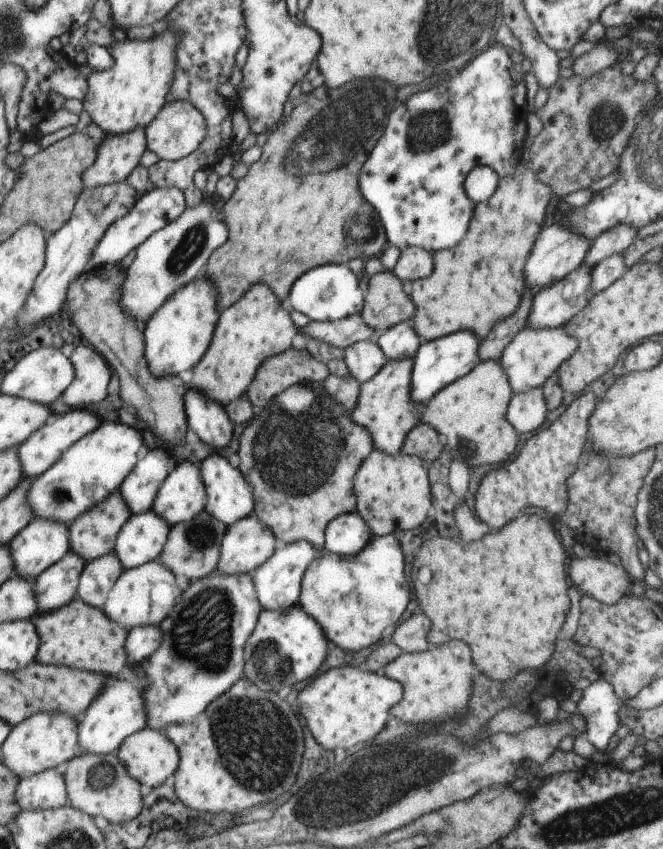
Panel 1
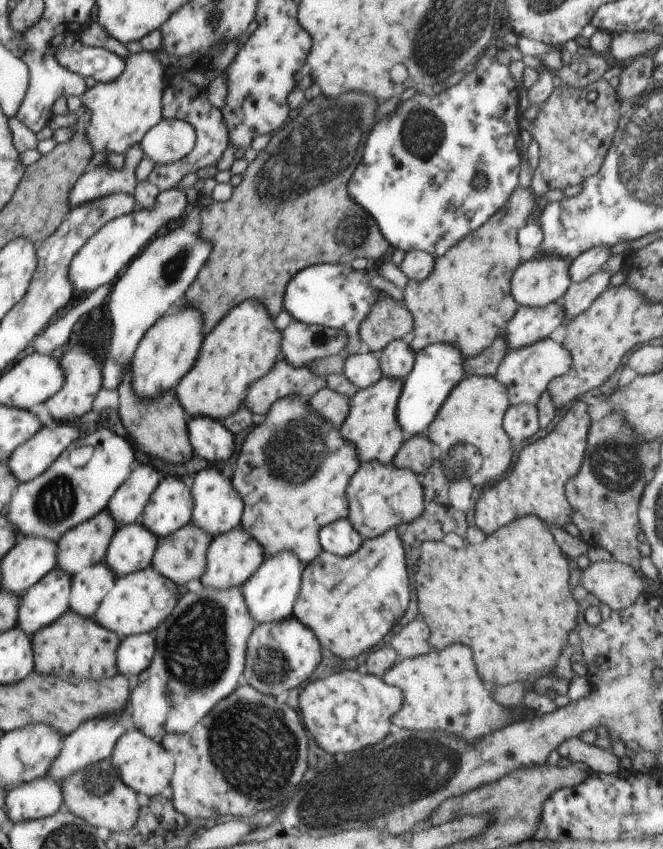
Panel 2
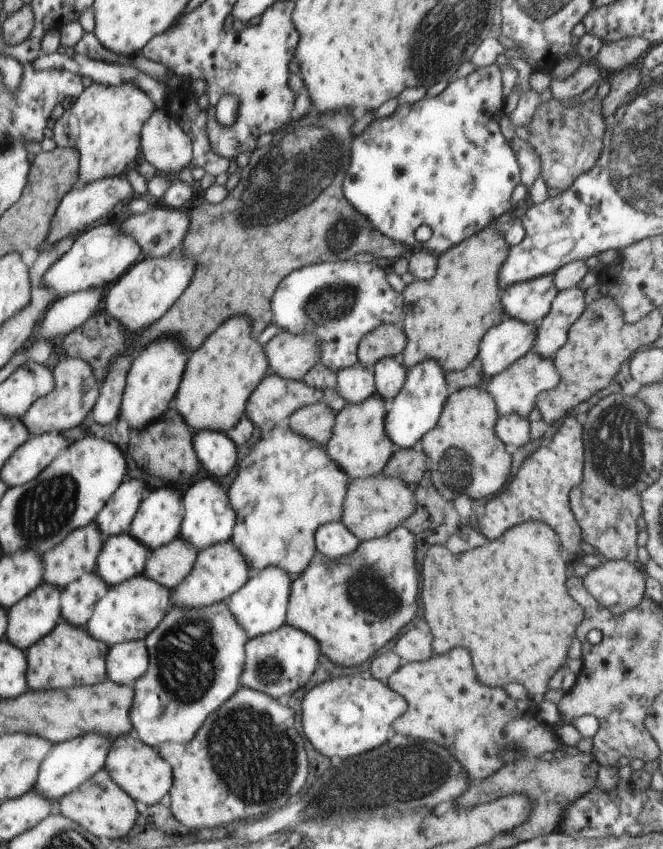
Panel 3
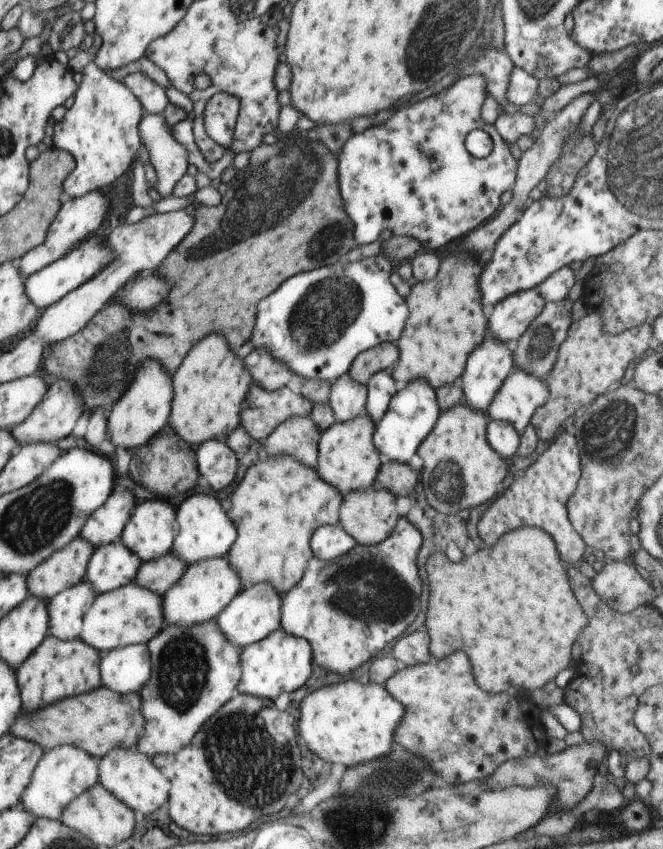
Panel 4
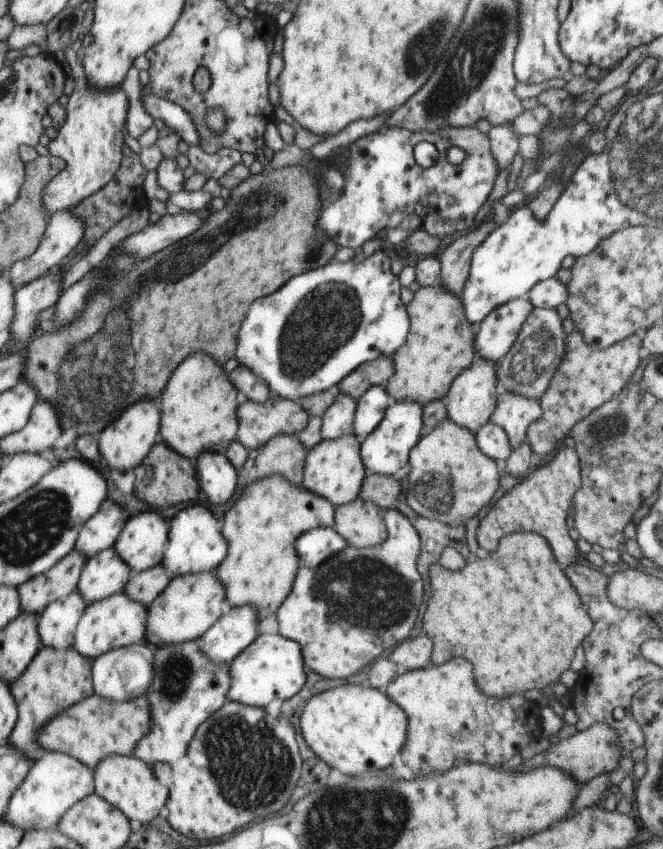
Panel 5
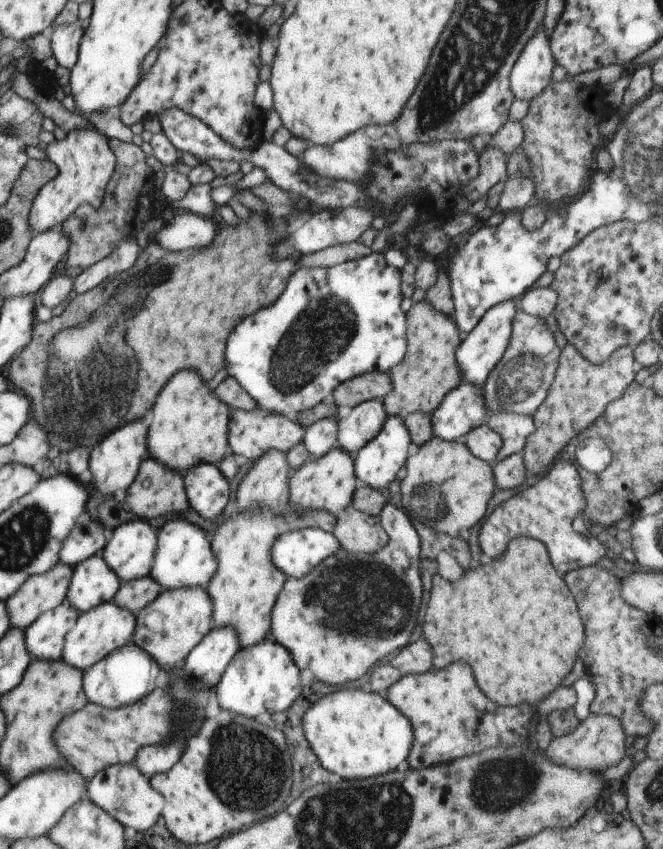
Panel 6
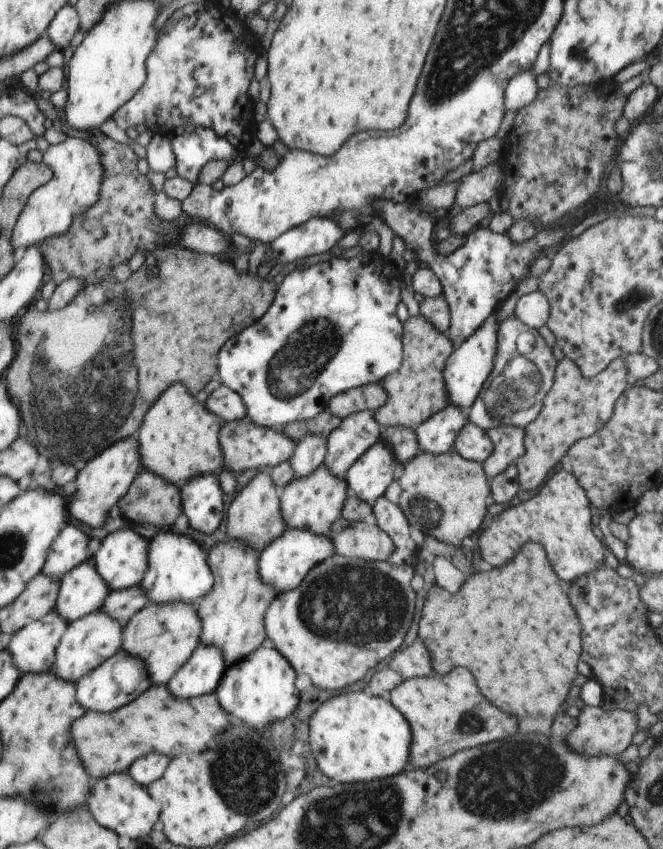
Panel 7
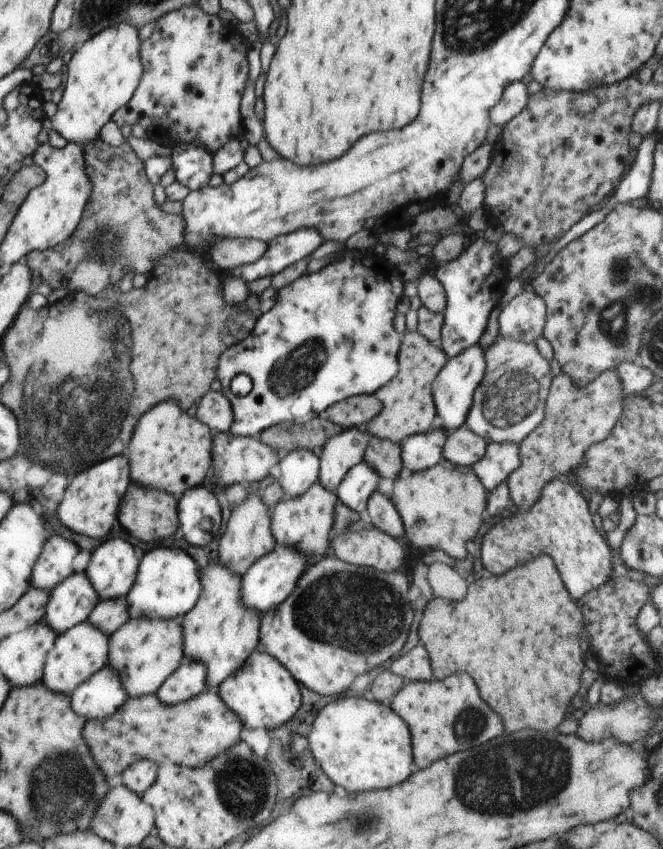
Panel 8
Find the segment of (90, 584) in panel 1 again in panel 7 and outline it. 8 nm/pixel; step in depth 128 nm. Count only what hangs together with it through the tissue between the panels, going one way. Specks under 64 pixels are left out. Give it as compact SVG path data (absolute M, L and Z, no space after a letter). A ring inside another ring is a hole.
M52 610L46 617L27 624L6 638L5 645L21 674L53 670L55 652L69 626L68 621Z

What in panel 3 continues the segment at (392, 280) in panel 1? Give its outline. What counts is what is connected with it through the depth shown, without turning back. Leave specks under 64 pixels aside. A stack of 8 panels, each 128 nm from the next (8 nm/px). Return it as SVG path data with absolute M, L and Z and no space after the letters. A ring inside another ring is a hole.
M382 324L374 328L368 336L364 336L364 340L360 342L357 353L358 364L372 371L378 360L400 359L405 347L406 336L402 332L402 327L396 324Z

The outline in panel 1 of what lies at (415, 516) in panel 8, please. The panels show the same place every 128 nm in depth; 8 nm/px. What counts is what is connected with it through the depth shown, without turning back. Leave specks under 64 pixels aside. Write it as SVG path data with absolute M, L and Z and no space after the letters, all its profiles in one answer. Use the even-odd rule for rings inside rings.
M481 360L468 374L447 384L432 396L422 410L422 422L428 423L440 434L444 434L447 440L444 448L454 452L452 459L456 460L458 455L470 466L470 469L484 464L502 464L512 458L512 454L518 446L519 434L507 419L508 405L513 393L501 361Z

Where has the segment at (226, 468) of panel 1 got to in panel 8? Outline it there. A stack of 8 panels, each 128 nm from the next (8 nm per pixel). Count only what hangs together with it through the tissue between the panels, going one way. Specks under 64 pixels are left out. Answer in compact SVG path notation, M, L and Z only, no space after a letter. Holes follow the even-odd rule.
M167 546L150 548L150 552L145 552L143 562L140 563L134 587L127 594L130 618L181 619L187 612L194 610L202 592L198 566L189 553L184 550L176 552Z

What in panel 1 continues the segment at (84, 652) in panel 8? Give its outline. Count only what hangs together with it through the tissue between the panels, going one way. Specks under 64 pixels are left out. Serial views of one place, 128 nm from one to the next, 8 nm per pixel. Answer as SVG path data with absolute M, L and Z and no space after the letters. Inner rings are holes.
M159 560L141 564L139 567L126 569L119 576L118 582L111 588L102 610L127 630L135 626L159 625L174 610L179 602L180 588L174 580L174 573Z

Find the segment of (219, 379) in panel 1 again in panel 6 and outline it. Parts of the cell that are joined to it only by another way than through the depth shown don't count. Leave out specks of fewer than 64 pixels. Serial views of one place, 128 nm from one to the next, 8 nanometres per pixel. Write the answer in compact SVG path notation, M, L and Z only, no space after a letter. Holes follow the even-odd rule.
M184 370L160 396L160 404L150 412L150 434L147 447L150 457L176 471L190 470L200 463L222 462L226 454L226 434L230 422L230 407L216 396L194 370Z

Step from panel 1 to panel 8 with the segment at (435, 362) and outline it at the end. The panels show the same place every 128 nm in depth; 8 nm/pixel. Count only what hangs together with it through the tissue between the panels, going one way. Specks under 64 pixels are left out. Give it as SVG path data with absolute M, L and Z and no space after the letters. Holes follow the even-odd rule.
M364 460L354 465L344 475L336 489L338 502L353 508L357 513L366 513L369 496L378 491L381 476Z

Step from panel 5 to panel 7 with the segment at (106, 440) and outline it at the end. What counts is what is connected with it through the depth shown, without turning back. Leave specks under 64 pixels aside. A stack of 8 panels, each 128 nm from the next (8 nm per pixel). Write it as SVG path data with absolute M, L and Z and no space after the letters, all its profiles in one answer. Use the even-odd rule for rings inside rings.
M136 436L126 437L124 440L117 438L117 441L87 464L88 468L82 468L82 472L77 474L77 489L74 498L70 500L68 510L78 522L98 528L106 523L106 514L110 506L114 507L118 498L128 492L130 482L140 470L139 440ZM100 516L102 516L102 524L100 524Z

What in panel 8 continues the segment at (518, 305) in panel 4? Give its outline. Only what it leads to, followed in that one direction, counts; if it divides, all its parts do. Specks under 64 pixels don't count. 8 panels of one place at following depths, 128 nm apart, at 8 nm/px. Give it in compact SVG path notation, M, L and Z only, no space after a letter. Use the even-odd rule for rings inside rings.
M480 343L465 348L459 355L448 358L442 370L432 383L432 394L437 408L437 414L442 416L443 429L454 430L464 424L468 411L472 408L476 387L484 378L487 362L485 348Z

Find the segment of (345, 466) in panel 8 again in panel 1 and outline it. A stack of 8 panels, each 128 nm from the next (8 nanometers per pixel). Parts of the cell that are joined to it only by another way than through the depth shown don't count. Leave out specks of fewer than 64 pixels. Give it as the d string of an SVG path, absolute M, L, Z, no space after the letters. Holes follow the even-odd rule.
M404 319L387 328L376 341L387 354L388 361L406 357L413 358L422 343L413 327L413 319Z

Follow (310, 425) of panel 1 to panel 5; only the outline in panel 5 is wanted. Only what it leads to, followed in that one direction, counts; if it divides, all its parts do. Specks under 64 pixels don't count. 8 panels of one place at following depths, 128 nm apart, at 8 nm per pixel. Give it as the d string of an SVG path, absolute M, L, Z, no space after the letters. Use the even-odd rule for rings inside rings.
M270 475L263 479L253 480L252 484L236 500L230 510L224 513L223 535L230 546L227 556L216 570L226 586L227 607L242 607L252 605L259 614L259 623L277 612L293 587L301 560L297 555L296 541L300 535L318 527L333 527L335 525L335 508L328 499L309 491L304 485L291 483L282 475Z

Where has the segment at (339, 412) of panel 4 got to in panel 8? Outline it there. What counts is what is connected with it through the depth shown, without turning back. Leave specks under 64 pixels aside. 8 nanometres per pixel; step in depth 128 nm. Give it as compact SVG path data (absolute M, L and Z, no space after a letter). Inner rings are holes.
M296 449L284 455L280 462L279 481L290 498L299 497L319 480L319 452Z

